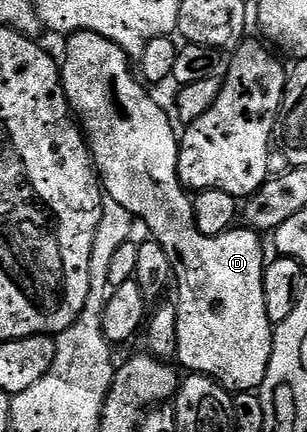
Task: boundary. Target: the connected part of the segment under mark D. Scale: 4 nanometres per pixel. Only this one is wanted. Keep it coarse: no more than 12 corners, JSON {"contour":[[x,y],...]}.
{"contour":[[94,32],[59,64],[104,195],[173,260],[176,359],[260,389],[275,331],[248,226],[197,229],[178,129]]}

